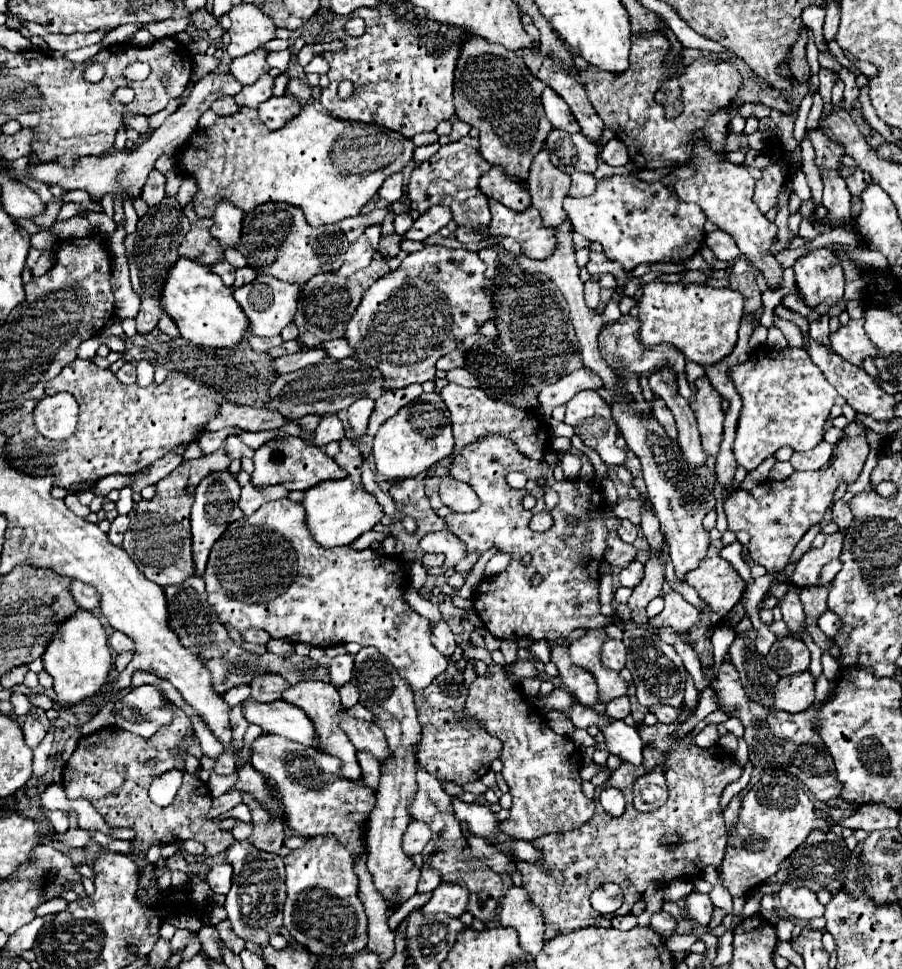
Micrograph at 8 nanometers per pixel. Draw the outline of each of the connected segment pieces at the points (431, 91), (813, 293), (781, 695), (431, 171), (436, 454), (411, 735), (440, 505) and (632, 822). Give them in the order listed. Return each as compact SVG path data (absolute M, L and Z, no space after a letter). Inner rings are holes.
M386 4L376 8L358 8L352 16L362 16L366 20L366 34L360 38L350 38L344 34L342 26L348 18L334 18L330 34L324 42L342 40L344 48L340 52L324 52L330 64L330 86L322 90L320 104L342 120L372 122L384 128L396 130L406 138L420 132L432 132L442 120L454 116L452 102L452 80L456 58L460 54L460 44L464 34L452 26L440 26L422 18L418 22L400 22L394 10ZM350 80L356 90L350 98L338 98L338 84Z
M818 248L794 264L798 290L806 296L806 306L836 306L844 296L844 276L840 260L828 250Z
M806 670L806 672L798 672L798 674L790 674L790 676L784 676L780 678L778 682L778 690L774 692L774 706L778 710L784 710L784 712L790 712L790 714L796 714L796 712L804 712L812 702L814 702L814 676Z
M466 140L450 142L442 146L432 158L422 162L420 168L414 168L410 174L410 184L408 184L408 200L412 210L418 210L424 214L428 208L442 204L452 210L452 220L458 226L470 226L472 230L480 230L490 224L490 210L486 198L482 198L478 180L482 174L486 174L492 166L482 158L478 152L478 142L472 140L468 144Z
M422 394L404 408L398 410L396 416L388 418L378 434L374 436L372 454L376 462L378 474L382 474L386 480L398 480L398 478L414 478L422 472L426 472L432 464L446 458L454 448L452 438L452 422L450 412L440 398L440 394Z
M362 648L354 656L354 676L352 676L358 692L360 704L372 710L374 724L382 728L386 734L390 758L382 762L382 776L376 790L376 806L368 818L366 842L368 842L368 870L374 876L374 884L384 894L386 902L406 902L416 894L416 886L420 880L420 870L416 870L414 862L402 850L402 836L412 822L408 806L414 802L418 784L416 784L416 752L414 748L420 744L422 728L418 724L418 714L414 706L414 692L408 682L400 678L394 666L380 656L376 648Z
M488 434L468 446L464 446L450 464L450 476L454 480L464 480L480 498L480 508L470 514L458 514L448 510L448 506L440 500L438 486L440 478L430 476L424 478L426 496L432 502L434 512L446 522L448 530L454 532L464 544L466 552L482 554L490 548L498 552L506 552L512 556L506 570L484 576L480 584L474 588L472 602L476 614L482 618L486 630L500 640L514 638L532 638L532 640L546 640L550 642L550 658L560 672L560 678L568 686L568 692L584 706L594 706L598 702L598 690L594 676L576 666L568 654L568 638L578 628L606 628L608 620L600 614L598 602L598 584L600 574L598 568L604 560L606 550L606 536L616 532L620 526L620 518L612 510L608 510L606 498L602 496L604 490L588 478L574 478L558 482L552 476L552 468L544 460L532 460L524 456L516 444L500 434ZM510 472L526 474L528 482L526 488L514 490L506 484L506 476ZM536 476L546 476L546 486L554 488L560 494L558 506L552 510L554 526L546 532L532 532L528 528L530 518L544 508L544 488L536 484ZM530 492L538 504L534 510L522 508L522 496ZM566 516L574 516L576 522L568 524ZM524 554L532 556L532 562L524 566L520 560ZM540 574L542 582L532 586L532 576ZM558 640L562 642L558 644Z
M682 706L676 723L667 725L657 722L654 726L642 726L638 730L644 744L642 766L630 766L628 762L622 762L620 768L612 772L606 784L596 786L596 812L594 818L586 822L586 826L536 838L532 846L538 848L544 856L544 862L540 866L514 858L514 864L522 874L522 886L530 892L532 902L544 916L544 942L560 934L596 926L600 914L590 906L590 894L594 892L594 888L606 882L620 884L620 888L624 890L624 904L616 914L626 916L630 914L632 906L642 900L650 884L666 884L678 878L696 878L706 866L718 868L722 864L728 834L722 818L720 796L728 784L736 782L742 776L742 768L732 760L732 754L728 750L722 750L722 746L698 748L695 743L687 742L689 732L684 738L674 739L674 733L690 716L692 712ZM663 756L666 756L664 776L668 784L668 802L654 812L638 812L632 806L632 784L640 776L652 772L658 764L662 764ZM604 788L618 788L624 794L626 810L620 818L608 816L602 810L598 794ZM668 834L680 834L682 844L668 850L662 844L662 838Z

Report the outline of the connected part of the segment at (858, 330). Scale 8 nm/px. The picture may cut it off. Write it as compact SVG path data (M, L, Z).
M864 318L850 320L830 334L830 348L840 354L844 360L862 366L864 358L876 358L878 348L864 332Z

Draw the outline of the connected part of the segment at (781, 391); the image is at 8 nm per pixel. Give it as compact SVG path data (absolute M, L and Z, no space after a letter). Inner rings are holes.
M756 348L750 358L738 366L730 368L730 380L742 398L742 410L738 418L734 456L740 466L748 472L754 470L762 460L772 456L778 448L790 446L792 450L812 450L824 438L824 426L834 404L844 406L846 400L836 392L836 388L824 378L818 366L810 360L804 348Z

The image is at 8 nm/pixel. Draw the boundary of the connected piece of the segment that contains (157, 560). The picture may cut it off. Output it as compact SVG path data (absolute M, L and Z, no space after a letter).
M220 446L214 454L208 454L198 460L186 460L170 472L164 480L156 484L156 496L152 500L140 500L134 508L136 514L130 516L130 530L126 530L124 550L130 554L138 570L158 586L170 586L184 582L194 576L194 560L192 560L192 534L190 534L190 508L194 498L194 488L198 482L216 470L226 470L230 466L230 458L224 446Z

